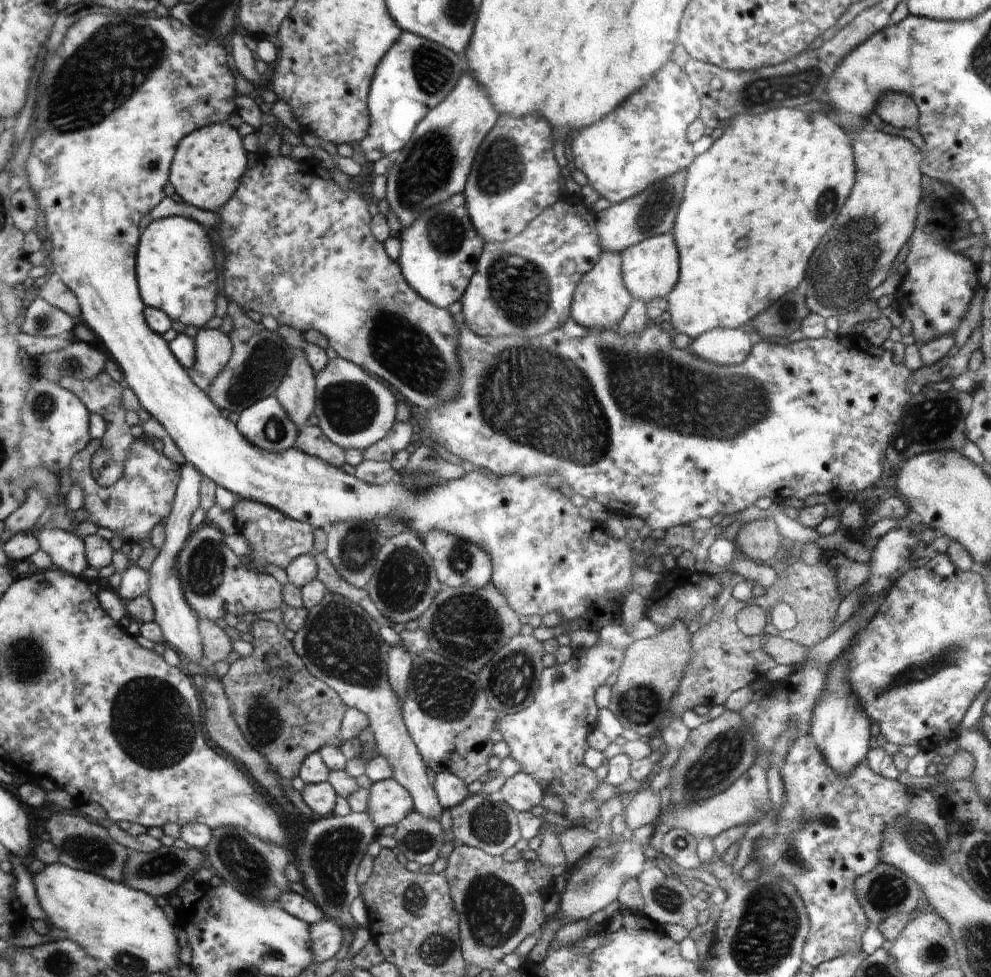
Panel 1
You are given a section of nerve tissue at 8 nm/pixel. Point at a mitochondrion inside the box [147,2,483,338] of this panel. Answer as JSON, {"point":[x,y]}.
{"point":[420,181]}

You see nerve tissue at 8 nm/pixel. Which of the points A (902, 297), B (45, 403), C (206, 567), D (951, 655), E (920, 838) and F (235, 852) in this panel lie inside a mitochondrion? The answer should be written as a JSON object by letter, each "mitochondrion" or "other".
{"A":"other","B":"mitochondrion","C":"mitochondrion","D":"mitochondrion","E":"mitochondrion","F":"mitochondrion"}

